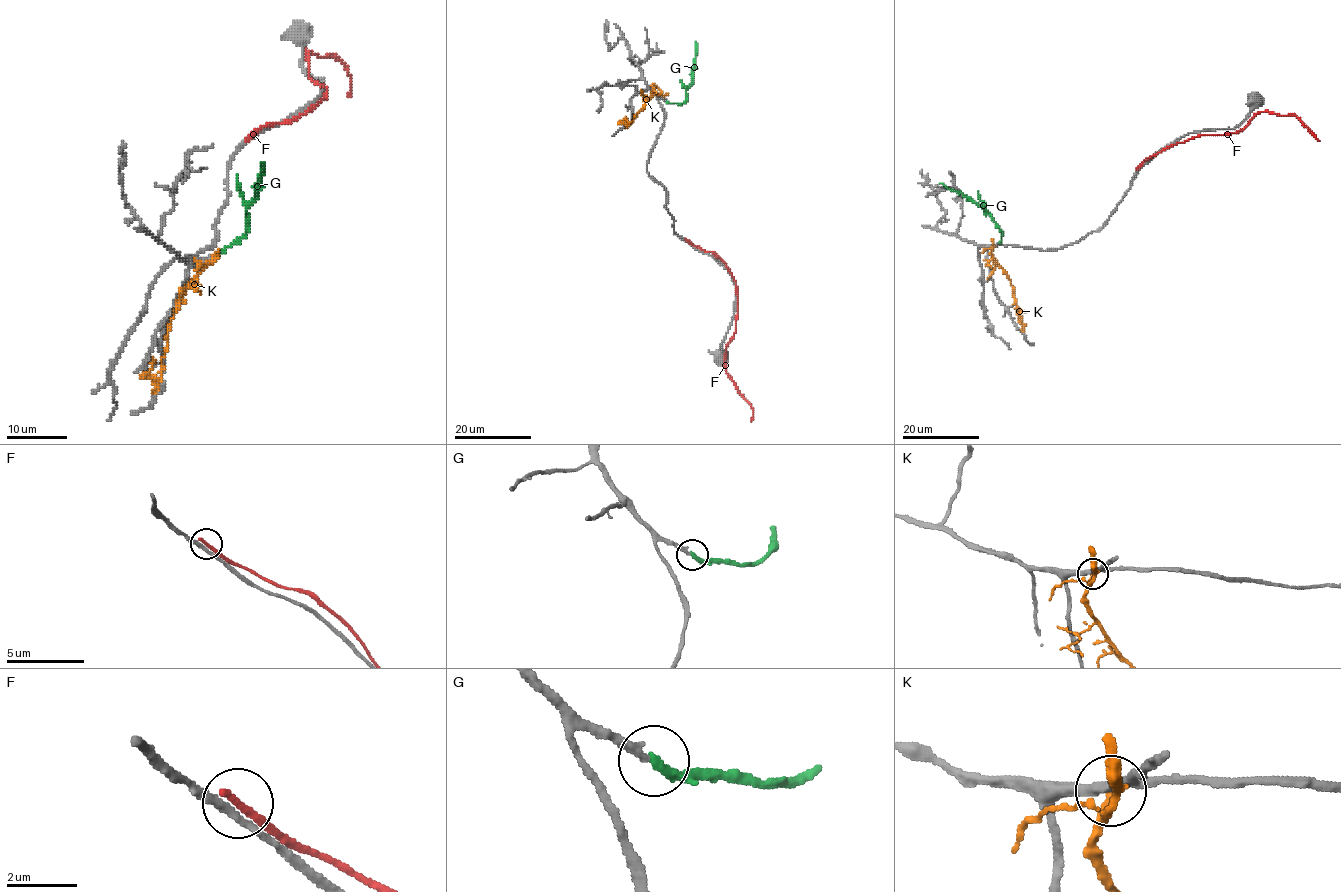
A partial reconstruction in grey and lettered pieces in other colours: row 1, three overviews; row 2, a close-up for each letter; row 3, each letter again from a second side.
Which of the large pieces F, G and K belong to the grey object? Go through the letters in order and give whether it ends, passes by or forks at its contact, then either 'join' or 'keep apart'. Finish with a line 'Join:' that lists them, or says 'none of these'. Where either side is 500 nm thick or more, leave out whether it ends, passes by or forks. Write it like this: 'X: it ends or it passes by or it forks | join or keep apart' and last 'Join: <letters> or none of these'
F: it ends | keep apart
G: it ends | join
K: it ends | keep apart
Join: G

